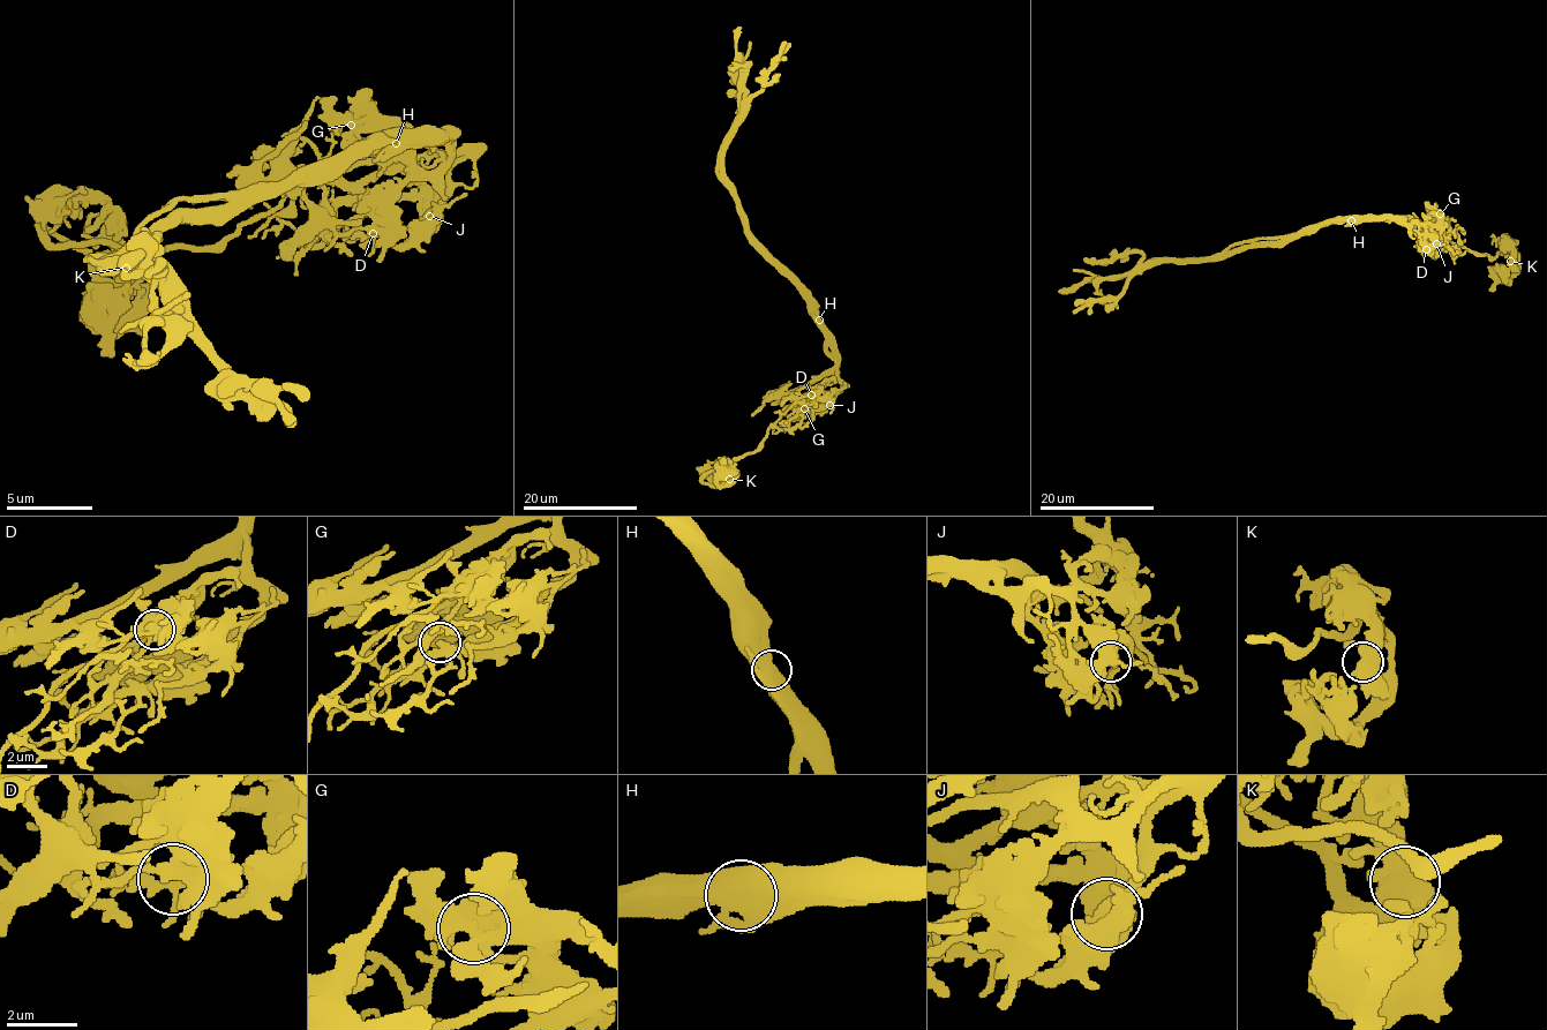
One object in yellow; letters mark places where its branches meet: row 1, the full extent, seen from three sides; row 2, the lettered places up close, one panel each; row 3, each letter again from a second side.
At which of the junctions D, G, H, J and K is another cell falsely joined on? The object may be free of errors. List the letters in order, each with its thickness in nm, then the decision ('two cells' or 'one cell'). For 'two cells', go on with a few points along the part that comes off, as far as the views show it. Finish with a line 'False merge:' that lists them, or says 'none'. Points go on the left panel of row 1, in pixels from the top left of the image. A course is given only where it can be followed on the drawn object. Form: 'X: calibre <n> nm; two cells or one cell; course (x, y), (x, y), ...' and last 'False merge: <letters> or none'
D: calibre 400 nm; one cell
G: calibre 550 nm; one cell
H: calibre 550 nm; two cells; course (395, 142), (316, 181), (186, 198), (117, 255), (91, 258), (139, 263), (156, 280), (156, 315), (190, 293)
J: calibre 550 nm; one cell
K: calibre 550 nm; one cell
False merge: H

